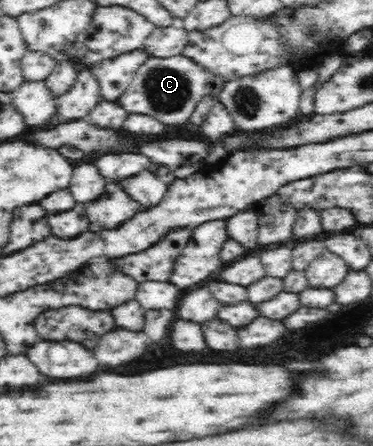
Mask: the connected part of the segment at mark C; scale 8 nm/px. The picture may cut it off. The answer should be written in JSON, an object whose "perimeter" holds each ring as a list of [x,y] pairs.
{"perimeter":[[[185,54],[169,58],[150,56],[137,70],[131,86],[117,100],[129,114],[148,115],[165,124],[190,124],[199,102],[208,97],[217,99],[226,81]]]}

